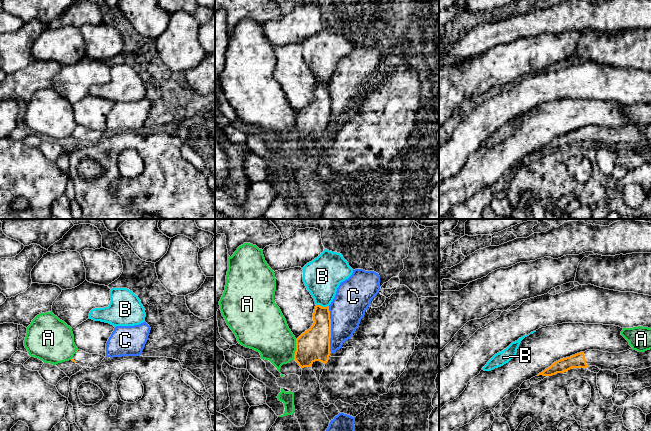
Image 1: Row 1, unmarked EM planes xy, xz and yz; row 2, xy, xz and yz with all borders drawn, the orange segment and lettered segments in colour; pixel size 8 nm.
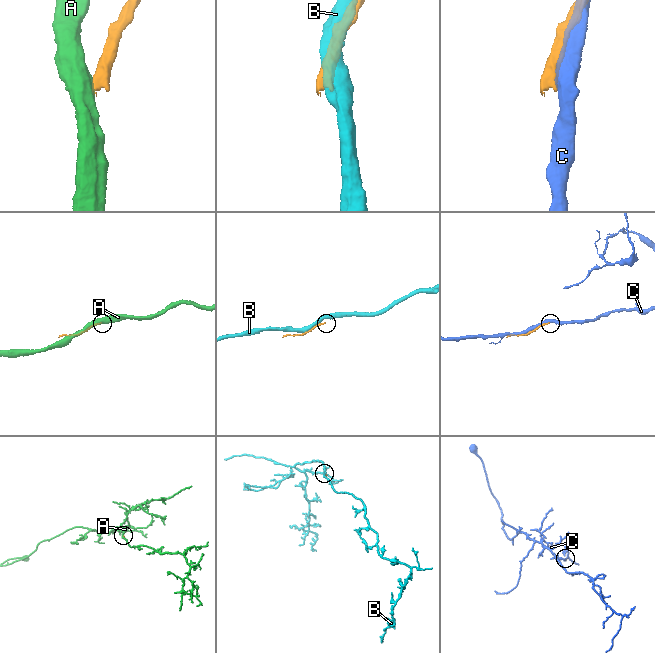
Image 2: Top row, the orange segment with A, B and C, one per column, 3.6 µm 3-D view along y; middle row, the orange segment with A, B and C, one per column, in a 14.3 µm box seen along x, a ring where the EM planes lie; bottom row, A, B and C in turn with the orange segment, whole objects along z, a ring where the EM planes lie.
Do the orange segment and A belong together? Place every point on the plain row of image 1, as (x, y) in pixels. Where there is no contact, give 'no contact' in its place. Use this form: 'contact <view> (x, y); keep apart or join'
contact xz (296, 125); keep apart

